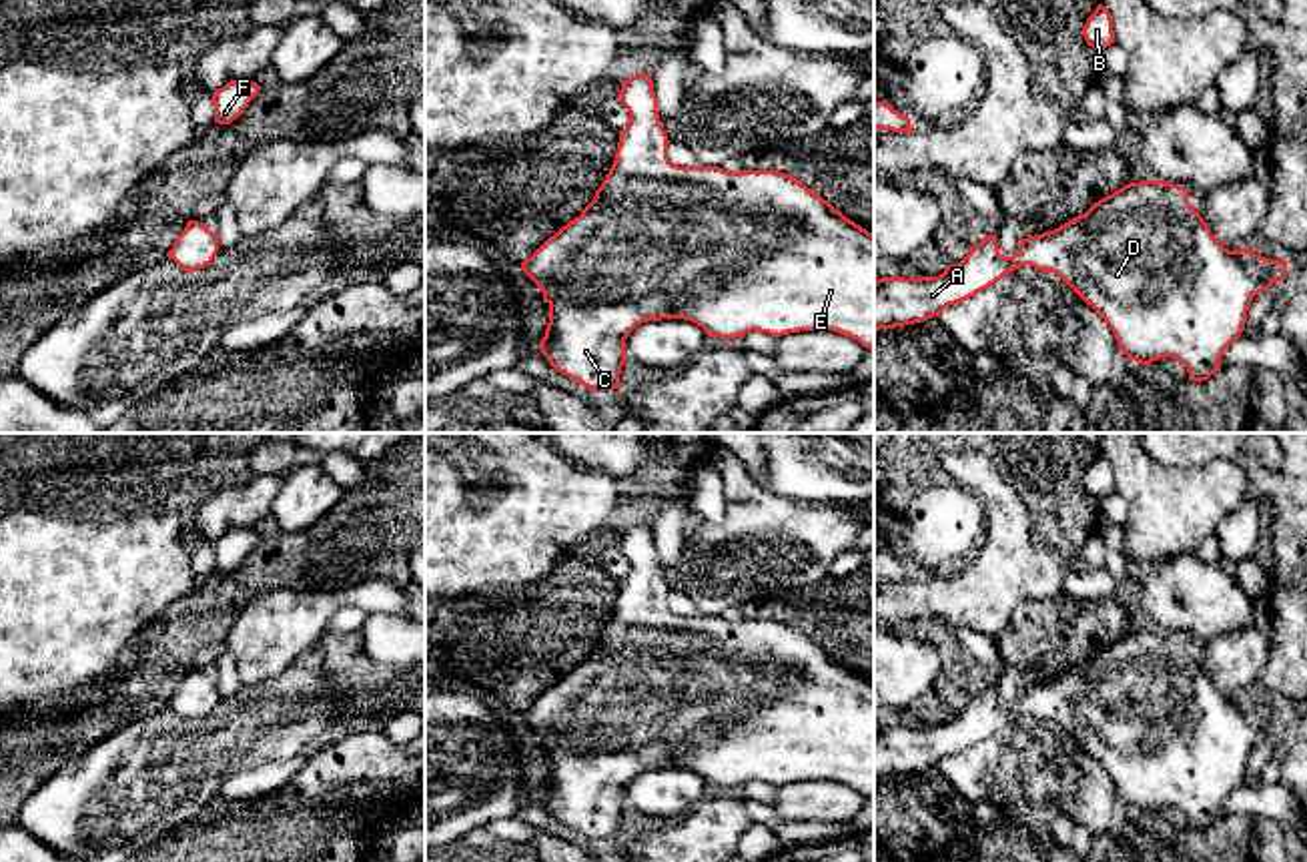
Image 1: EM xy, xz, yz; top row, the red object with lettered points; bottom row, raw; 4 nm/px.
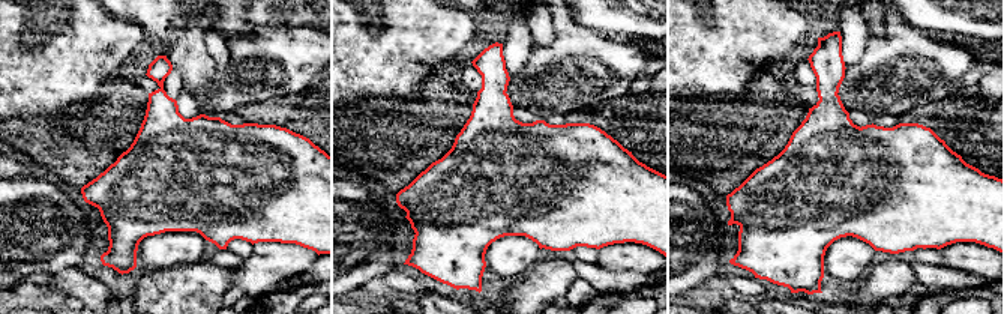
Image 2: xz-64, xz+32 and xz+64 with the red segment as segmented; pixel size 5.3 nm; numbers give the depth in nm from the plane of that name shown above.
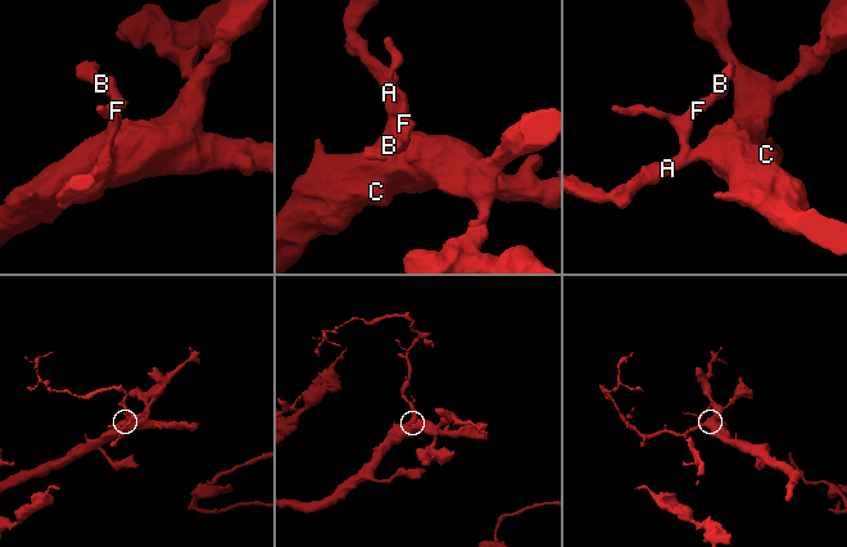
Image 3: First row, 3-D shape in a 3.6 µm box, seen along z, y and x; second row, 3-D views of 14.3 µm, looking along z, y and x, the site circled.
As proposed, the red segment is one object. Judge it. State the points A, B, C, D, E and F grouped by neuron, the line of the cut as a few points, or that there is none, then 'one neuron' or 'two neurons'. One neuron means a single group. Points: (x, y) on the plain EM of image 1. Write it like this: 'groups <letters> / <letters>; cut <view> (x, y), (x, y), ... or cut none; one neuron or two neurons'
groups A B C D E F; cut none; one neuron

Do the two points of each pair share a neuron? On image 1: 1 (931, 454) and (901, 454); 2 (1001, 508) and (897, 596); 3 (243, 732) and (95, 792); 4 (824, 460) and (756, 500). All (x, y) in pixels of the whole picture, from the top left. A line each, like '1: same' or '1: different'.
1: same
2: same
3: same
4: different

